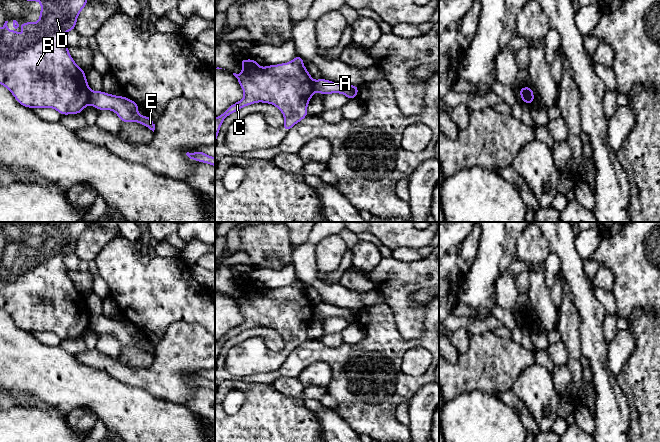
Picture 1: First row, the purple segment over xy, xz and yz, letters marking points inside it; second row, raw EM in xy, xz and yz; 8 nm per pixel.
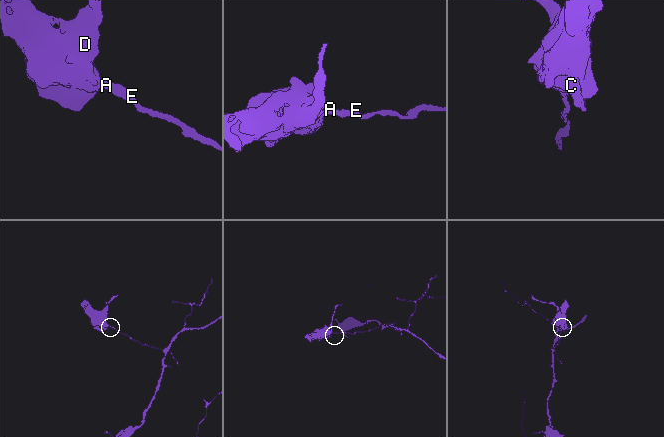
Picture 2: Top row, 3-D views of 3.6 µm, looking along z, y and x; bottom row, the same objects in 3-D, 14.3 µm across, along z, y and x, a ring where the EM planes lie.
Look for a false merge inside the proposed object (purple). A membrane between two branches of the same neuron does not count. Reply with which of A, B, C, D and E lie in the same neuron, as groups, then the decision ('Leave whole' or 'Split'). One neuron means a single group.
Groups: A E / B C D. Split

